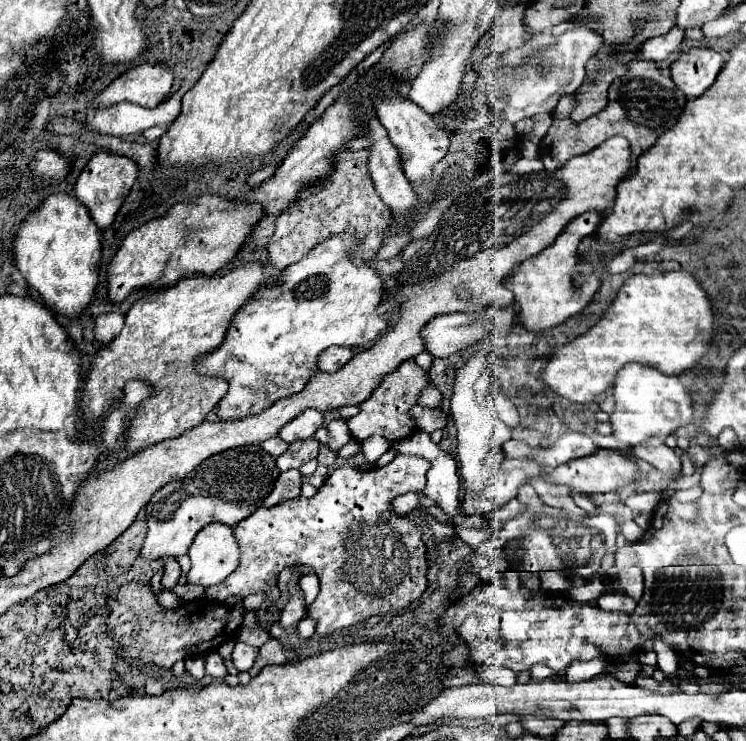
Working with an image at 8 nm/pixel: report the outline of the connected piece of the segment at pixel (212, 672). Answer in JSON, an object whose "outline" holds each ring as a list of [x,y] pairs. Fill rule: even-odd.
{"outline":[[[211,652],[211,654],[205,656],[205,672],[207,672],[209,676],[217,678],[217,680],[225,678],[227,668],[225,668],[225,664],[223,664],[223,660],[221,660],[221,656],[219,656],[217,652]]]}

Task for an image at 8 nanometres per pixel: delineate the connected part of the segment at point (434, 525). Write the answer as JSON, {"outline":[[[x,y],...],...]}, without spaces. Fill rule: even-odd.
{"outline":[[[427,516],[427,522],[429,522],[429,528],[431,528],[431,532],[433,532],[433,536],[435,536],[435,540],[437,540],[437,542],[441,542],[441,540],[447,540],[447,538],[453,538],[453,536],[455,536],[455,528],[453,528],[453,526],[441,524],[441,522],[437,522],[437,520],[435,520],[435,518],[431,518],[431,516]]]}

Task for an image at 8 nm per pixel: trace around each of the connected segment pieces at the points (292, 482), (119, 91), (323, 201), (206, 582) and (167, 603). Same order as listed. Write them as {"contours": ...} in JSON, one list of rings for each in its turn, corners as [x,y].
{"contours":[[[[287,470],[283,472],[277,482],[275,482],[275,488],[273,492],[269,494],[269,498],[265,498],[263,506],[275,506],[283,500],[289,500],[289,498],[297,498],[301,494],[301,474],[299,470]]],[[[147,62],[115,78],[95,98],[95,106],[105,108],[115,102],[129,100],[145,108],[155,108],[167,98],[171,90],[171,82],[173,82],[173,74],[171,70],[167,70],[167,66],[159,66],[157,62],[155,64]]],[[[369,150],[341,152],[333,174],[327,180],[315,184],[313,188],[307,188],[303,198],[299,198],[281,216],[277,216],[275,234],[267,246],[271,266],[275,266],[277,270],[285,270],[295,260],[309,254],[319,242],[341,232],[359,234],[361,246],[357,254],[361,258],[369,260],[377,256],[377,250],[383,246],[383,240],[387,238],[387,230],[393,224],[393,216],[389,206],[381,200],[379,192],[371,182],[367,160],[369,160]]],[[[207,524],[189,548],[191,570],[187,580],[197,586],[215,586],[239,566],[239,542],[227,524]]],[[[153,590],[153,594],[155,594],[155,600],[157,600],[163,608],[175,610],[175,608],[181,606],[181,598],[179,598],[175,592],[171,592],[171,590]]]]}

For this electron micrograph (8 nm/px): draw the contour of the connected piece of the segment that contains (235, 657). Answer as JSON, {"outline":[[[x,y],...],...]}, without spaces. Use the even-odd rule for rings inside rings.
{"outline":[[[235,644],[233,648],[233,654],[231,654],[231,660],[235,664],[235,668],[241,672],[241,670],[249,670],[255,662],[255,656],[257,656],[257,648],[249,646],[249,644]]]}

